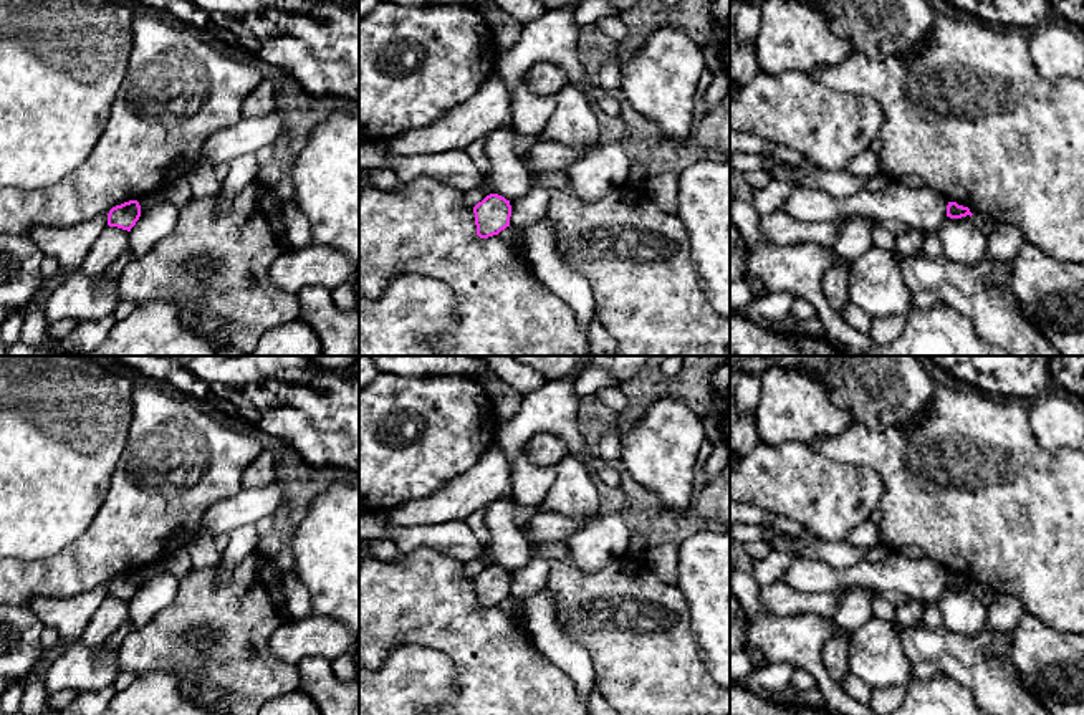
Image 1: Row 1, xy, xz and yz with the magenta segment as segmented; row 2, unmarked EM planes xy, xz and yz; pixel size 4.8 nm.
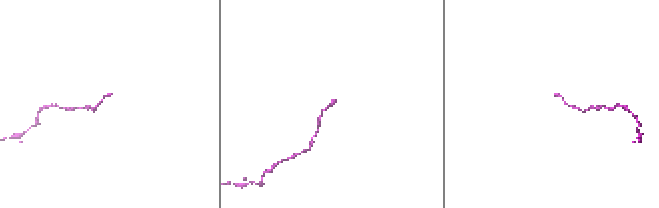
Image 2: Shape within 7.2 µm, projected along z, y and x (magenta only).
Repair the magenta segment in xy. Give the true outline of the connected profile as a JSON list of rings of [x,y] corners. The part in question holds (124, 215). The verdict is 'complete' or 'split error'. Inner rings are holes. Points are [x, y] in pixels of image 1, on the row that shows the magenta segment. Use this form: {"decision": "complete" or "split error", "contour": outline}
{"decision": "complete", "contour": [[[129,200],[121,205],[116,205],[108,214],[108,225],[118,227],[122,230],[131,232],[136,222],[141,217],[141,205],[137,200]]]}

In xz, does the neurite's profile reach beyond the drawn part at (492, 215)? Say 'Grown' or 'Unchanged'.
Unchanged

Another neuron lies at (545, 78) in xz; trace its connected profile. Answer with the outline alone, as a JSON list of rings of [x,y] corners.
[[[541,61],[530,68],[525,84],[538,96],[556,96],[568,84],[568,74],[559,65]]]

